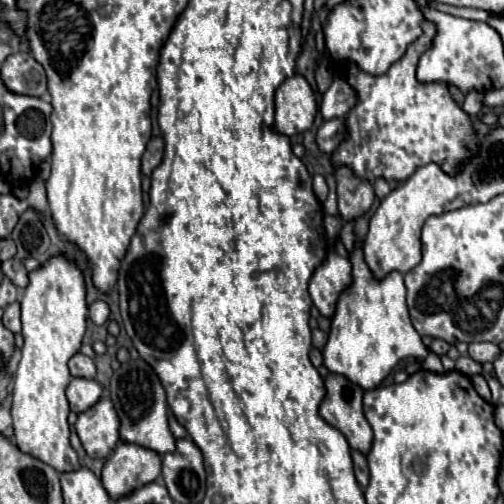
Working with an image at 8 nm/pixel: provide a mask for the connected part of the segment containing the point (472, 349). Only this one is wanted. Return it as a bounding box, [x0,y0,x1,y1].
[468,343,500,363]

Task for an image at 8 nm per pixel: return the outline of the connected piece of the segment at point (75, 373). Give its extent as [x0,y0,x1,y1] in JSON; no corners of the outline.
[68,353,96,379]

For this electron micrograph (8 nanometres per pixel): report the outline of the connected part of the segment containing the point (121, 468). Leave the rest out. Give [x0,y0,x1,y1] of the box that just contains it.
[102,443,162,501]

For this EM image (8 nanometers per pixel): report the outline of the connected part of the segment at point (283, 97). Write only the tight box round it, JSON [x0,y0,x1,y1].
[272,75,316,137]

